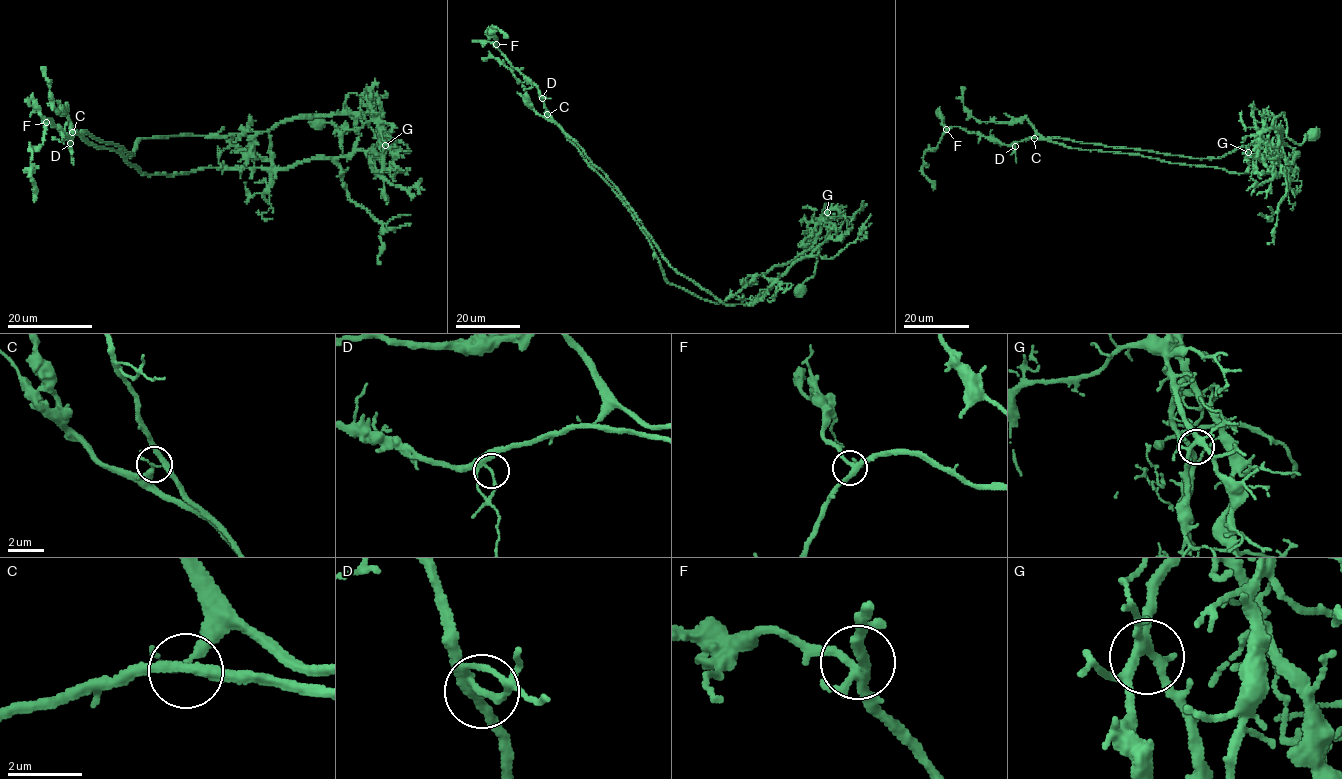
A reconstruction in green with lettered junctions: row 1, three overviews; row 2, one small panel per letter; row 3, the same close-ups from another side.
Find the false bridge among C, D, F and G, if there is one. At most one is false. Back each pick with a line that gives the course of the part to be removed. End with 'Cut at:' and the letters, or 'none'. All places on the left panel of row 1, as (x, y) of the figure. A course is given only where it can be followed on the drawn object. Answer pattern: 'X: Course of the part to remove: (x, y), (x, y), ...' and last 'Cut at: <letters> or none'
C: Course of the part to remove: (72, 132), (119, 151), (146, 174), (291, 168), (331, 159), (348, 197), (381, 224), (380, 264)
Cut at: C

